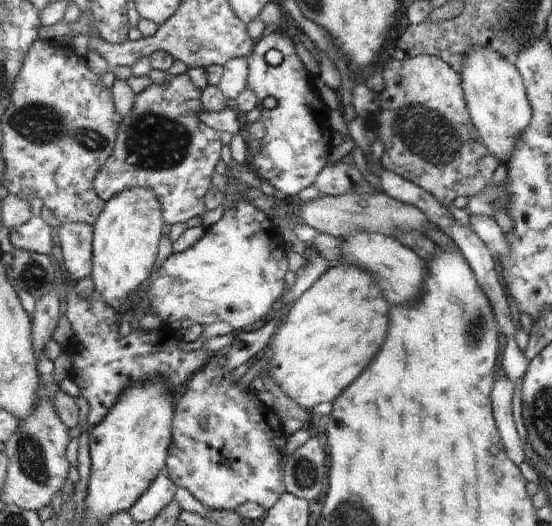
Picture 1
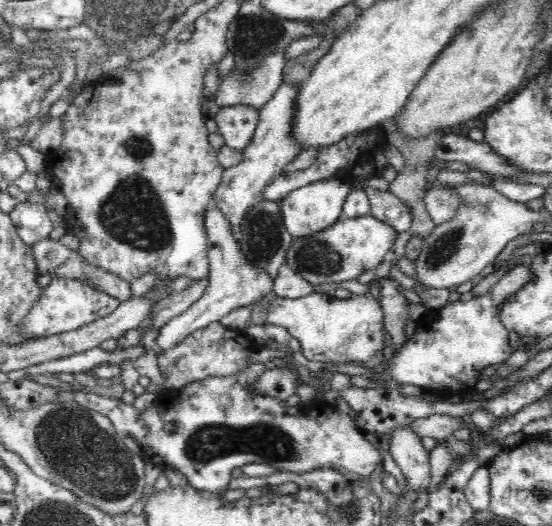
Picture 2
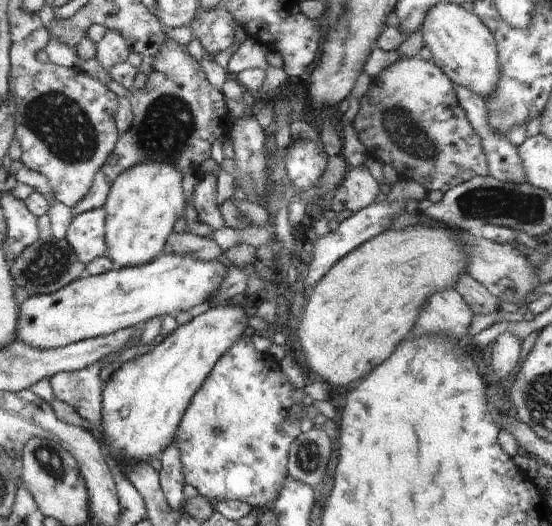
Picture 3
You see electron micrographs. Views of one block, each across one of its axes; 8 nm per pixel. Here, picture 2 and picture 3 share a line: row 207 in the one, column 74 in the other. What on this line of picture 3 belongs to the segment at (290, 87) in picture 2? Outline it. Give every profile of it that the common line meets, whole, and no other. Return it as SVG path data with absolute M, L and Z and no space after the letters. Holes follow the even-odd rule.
M104 207L73 215L64 239L82 264L107 254L105 224Z

